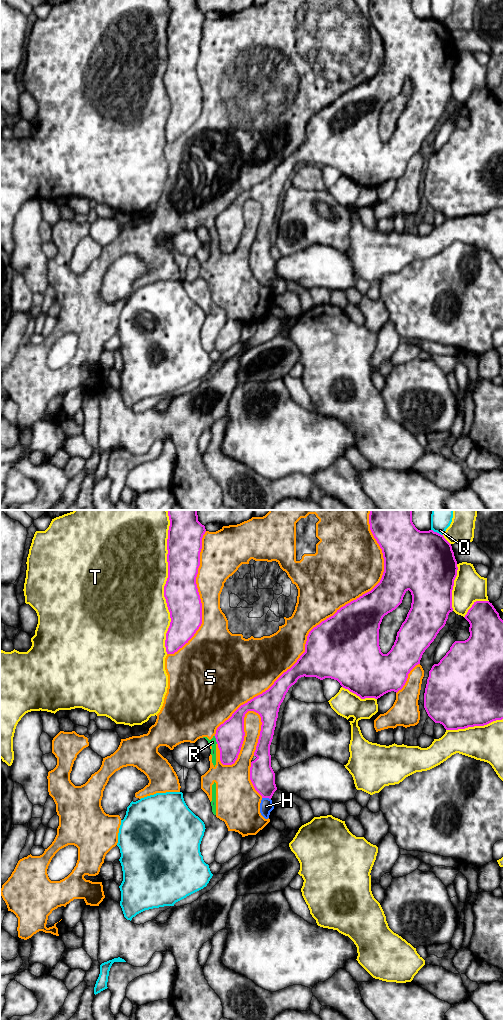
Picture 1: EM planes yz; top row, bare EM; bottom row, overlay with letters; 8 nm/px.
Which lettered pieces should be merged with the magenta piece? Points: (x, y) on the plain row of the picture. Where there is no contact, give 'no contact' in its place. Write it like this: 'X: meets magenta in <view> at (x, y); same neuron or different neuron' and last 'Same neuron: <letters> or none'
H: meets magenta in yz at (266, 285); different neuron
Q: meets magenta in yz at (436, 20); different neuron
R: meets magenta in yz at (216, 228); different neuron
S: meets magenta in yz at (322, 109); different neuron
T: meets magenta in yz at (166, 71); different neuron
Same neuron: none

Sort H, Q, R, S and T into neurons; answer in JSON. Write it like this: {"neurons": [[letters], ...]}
{"neurons": [["H", "R", "S"], ["Q"], ["T"]]}

